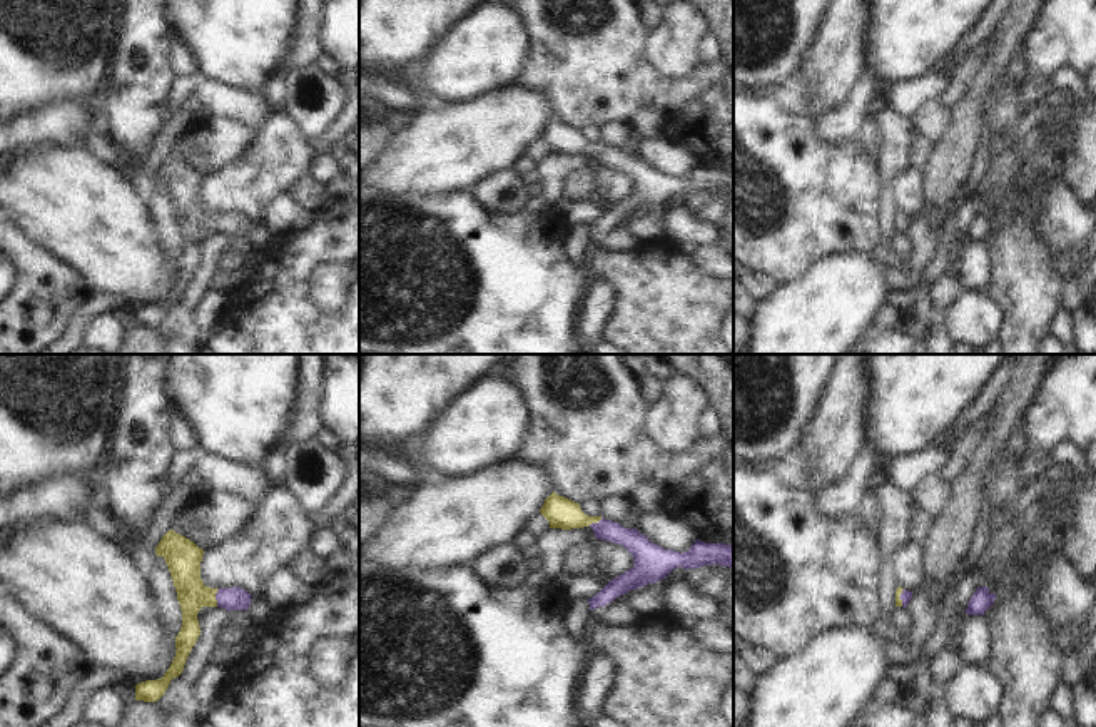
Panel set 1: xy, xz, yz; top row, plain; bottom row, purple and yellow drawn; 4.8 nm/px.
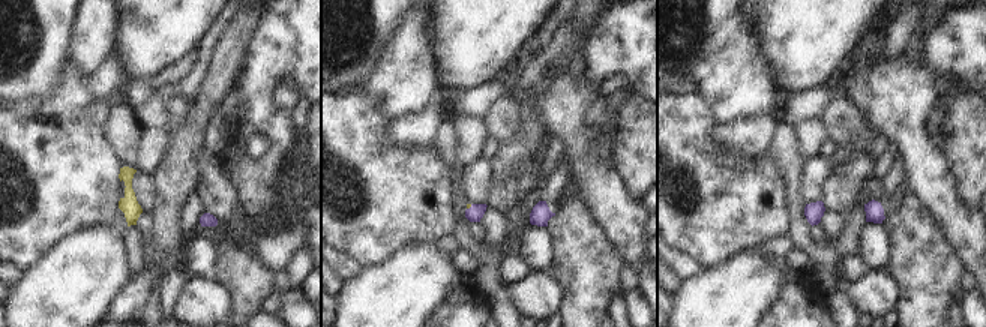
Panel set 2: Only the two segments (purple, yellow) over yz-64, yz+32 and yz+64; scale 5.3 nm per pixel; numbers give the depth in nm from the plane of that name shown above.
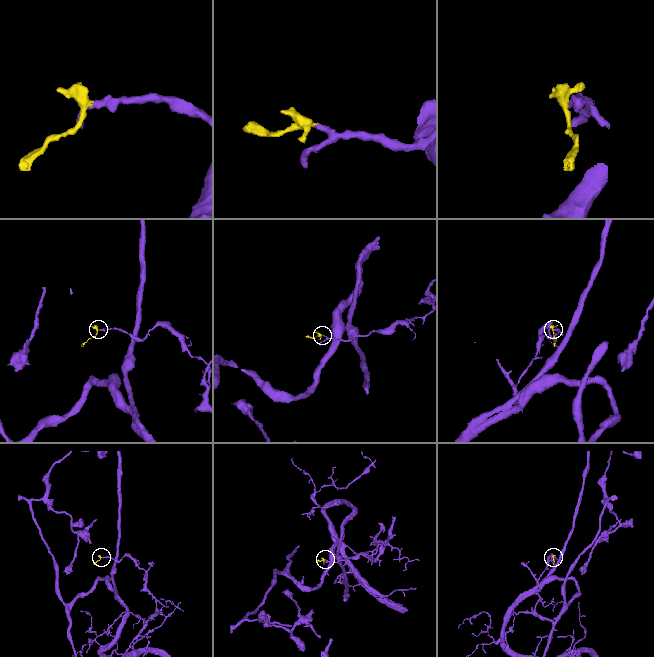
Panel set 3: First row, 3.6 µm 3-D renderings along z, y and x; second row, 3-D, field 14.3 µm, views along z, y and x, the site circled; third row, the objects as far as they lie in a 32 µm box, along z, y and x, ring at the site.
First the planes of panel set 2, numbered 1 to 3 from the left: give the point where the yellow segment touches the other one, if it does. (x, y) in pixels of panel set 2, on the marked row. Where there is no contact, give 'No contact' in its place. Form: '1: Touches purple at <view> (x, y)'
1: No contact
2: Touches purple at yz+32 (470, 207)
3: No contact.

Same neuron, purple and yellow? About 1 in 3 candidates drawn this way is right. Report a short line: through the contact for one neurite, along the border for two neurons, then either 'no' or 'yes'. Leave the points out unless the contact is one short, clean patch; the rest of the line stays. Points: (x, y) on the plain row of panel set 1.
line xy (231, 224), (216, 223), (186, 201), (182, 183); yes

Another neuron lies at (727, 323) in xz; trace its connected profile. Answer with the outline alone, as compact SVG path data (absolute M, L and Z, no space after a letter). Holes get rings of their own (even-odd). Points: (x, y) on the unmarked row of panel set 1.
M733 301L730 308L725 311L723 319L720 323L720 339L723 348L733 354Z

